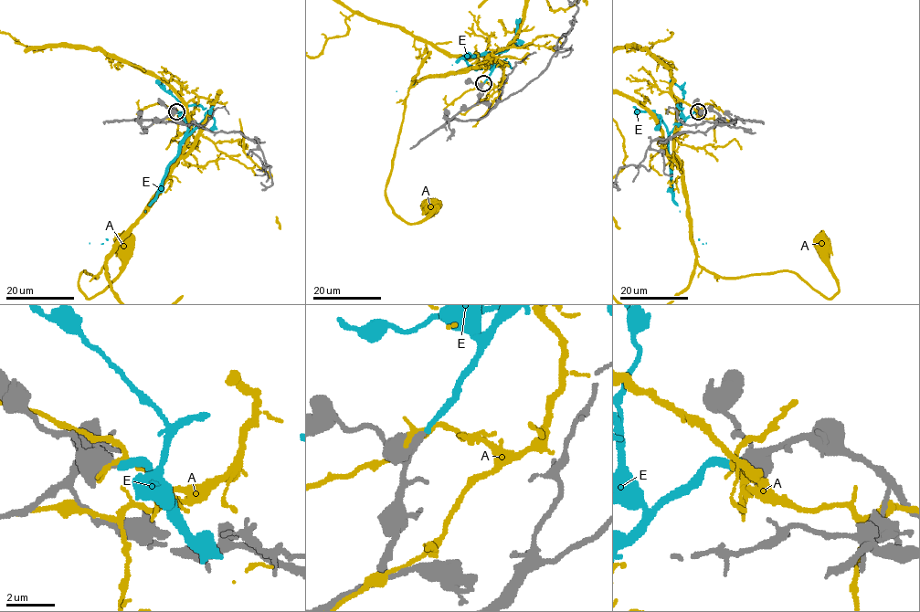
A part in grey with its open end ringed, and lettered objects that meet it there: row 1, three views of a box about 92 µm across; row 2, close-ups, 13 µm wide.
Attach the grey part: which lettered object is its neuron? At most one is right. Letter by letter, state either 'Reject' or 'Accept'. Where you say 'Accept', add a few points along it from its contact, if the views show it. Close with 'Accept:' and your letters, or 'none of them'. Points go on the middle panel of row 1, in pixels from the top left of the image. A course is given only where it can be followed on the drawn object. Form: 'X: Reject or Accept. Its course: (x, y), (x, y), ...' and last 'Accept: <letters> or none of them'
A: Reject
E: Accept
Accept: E

